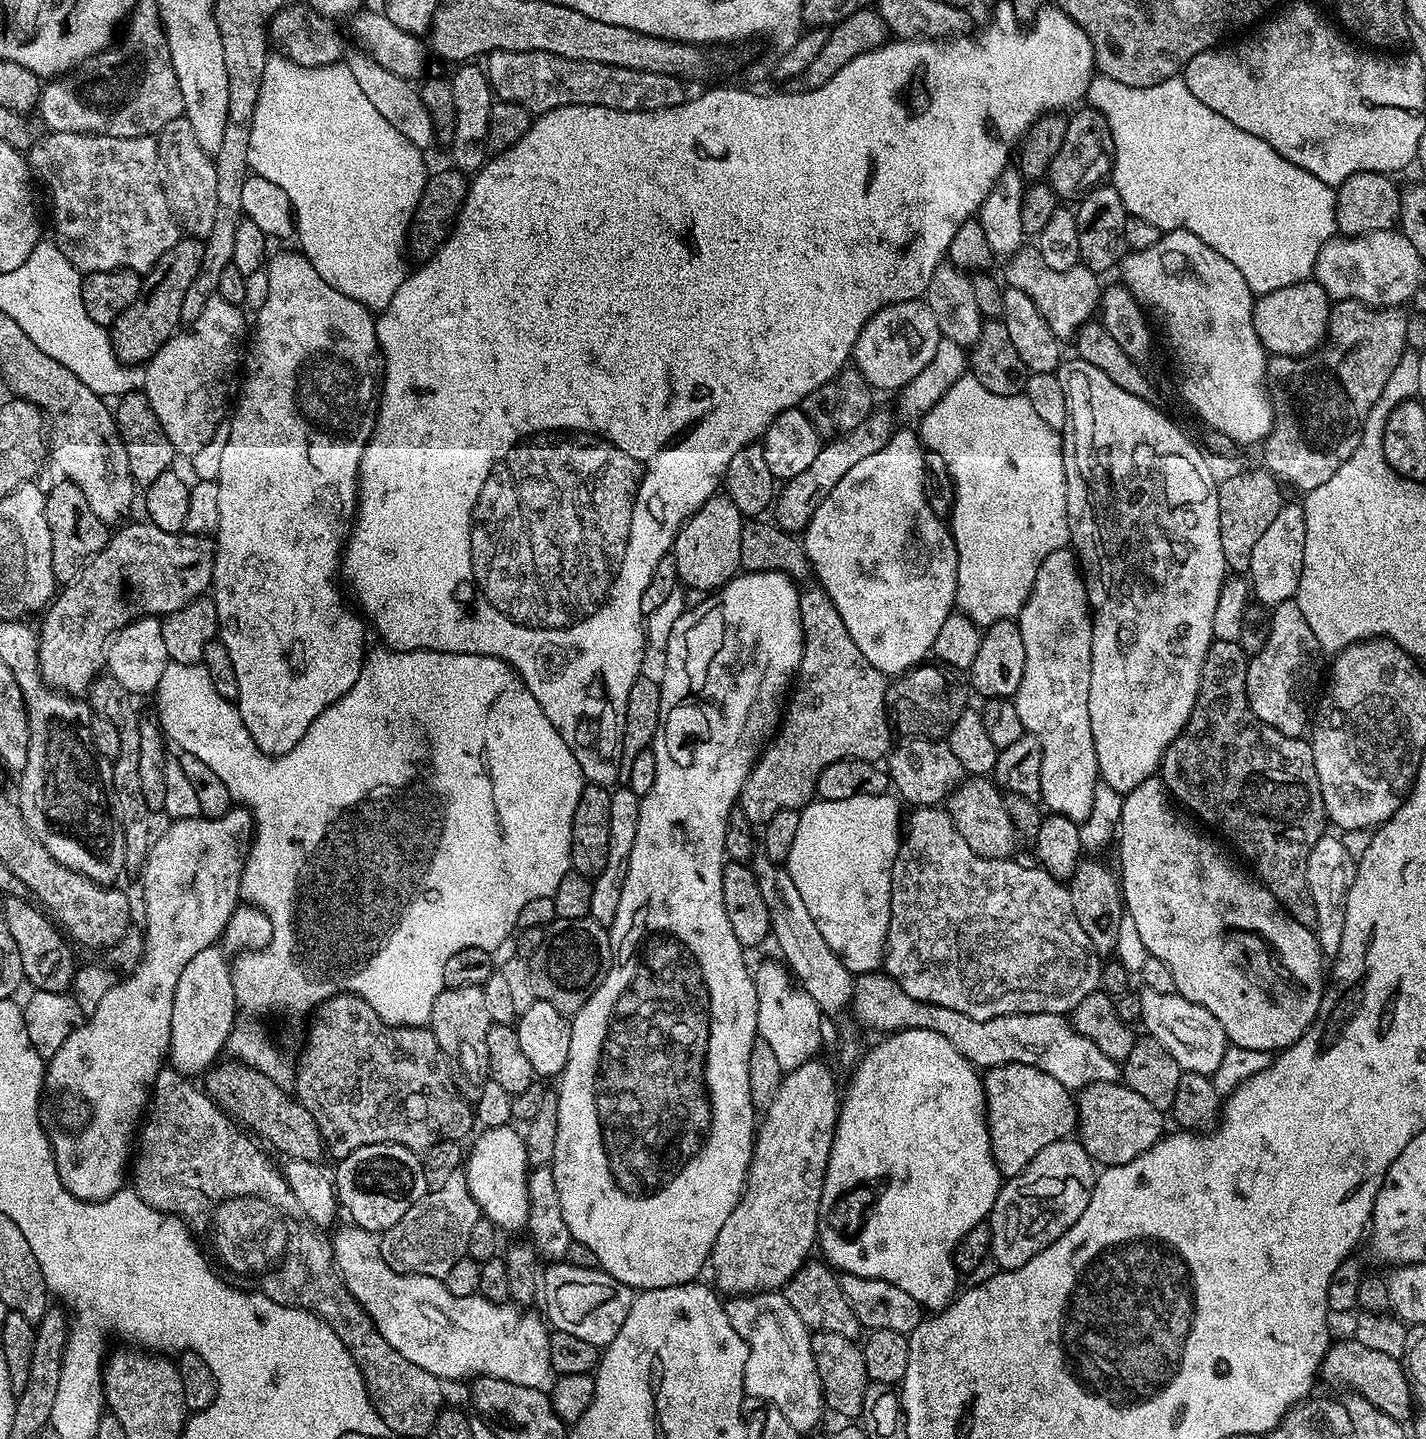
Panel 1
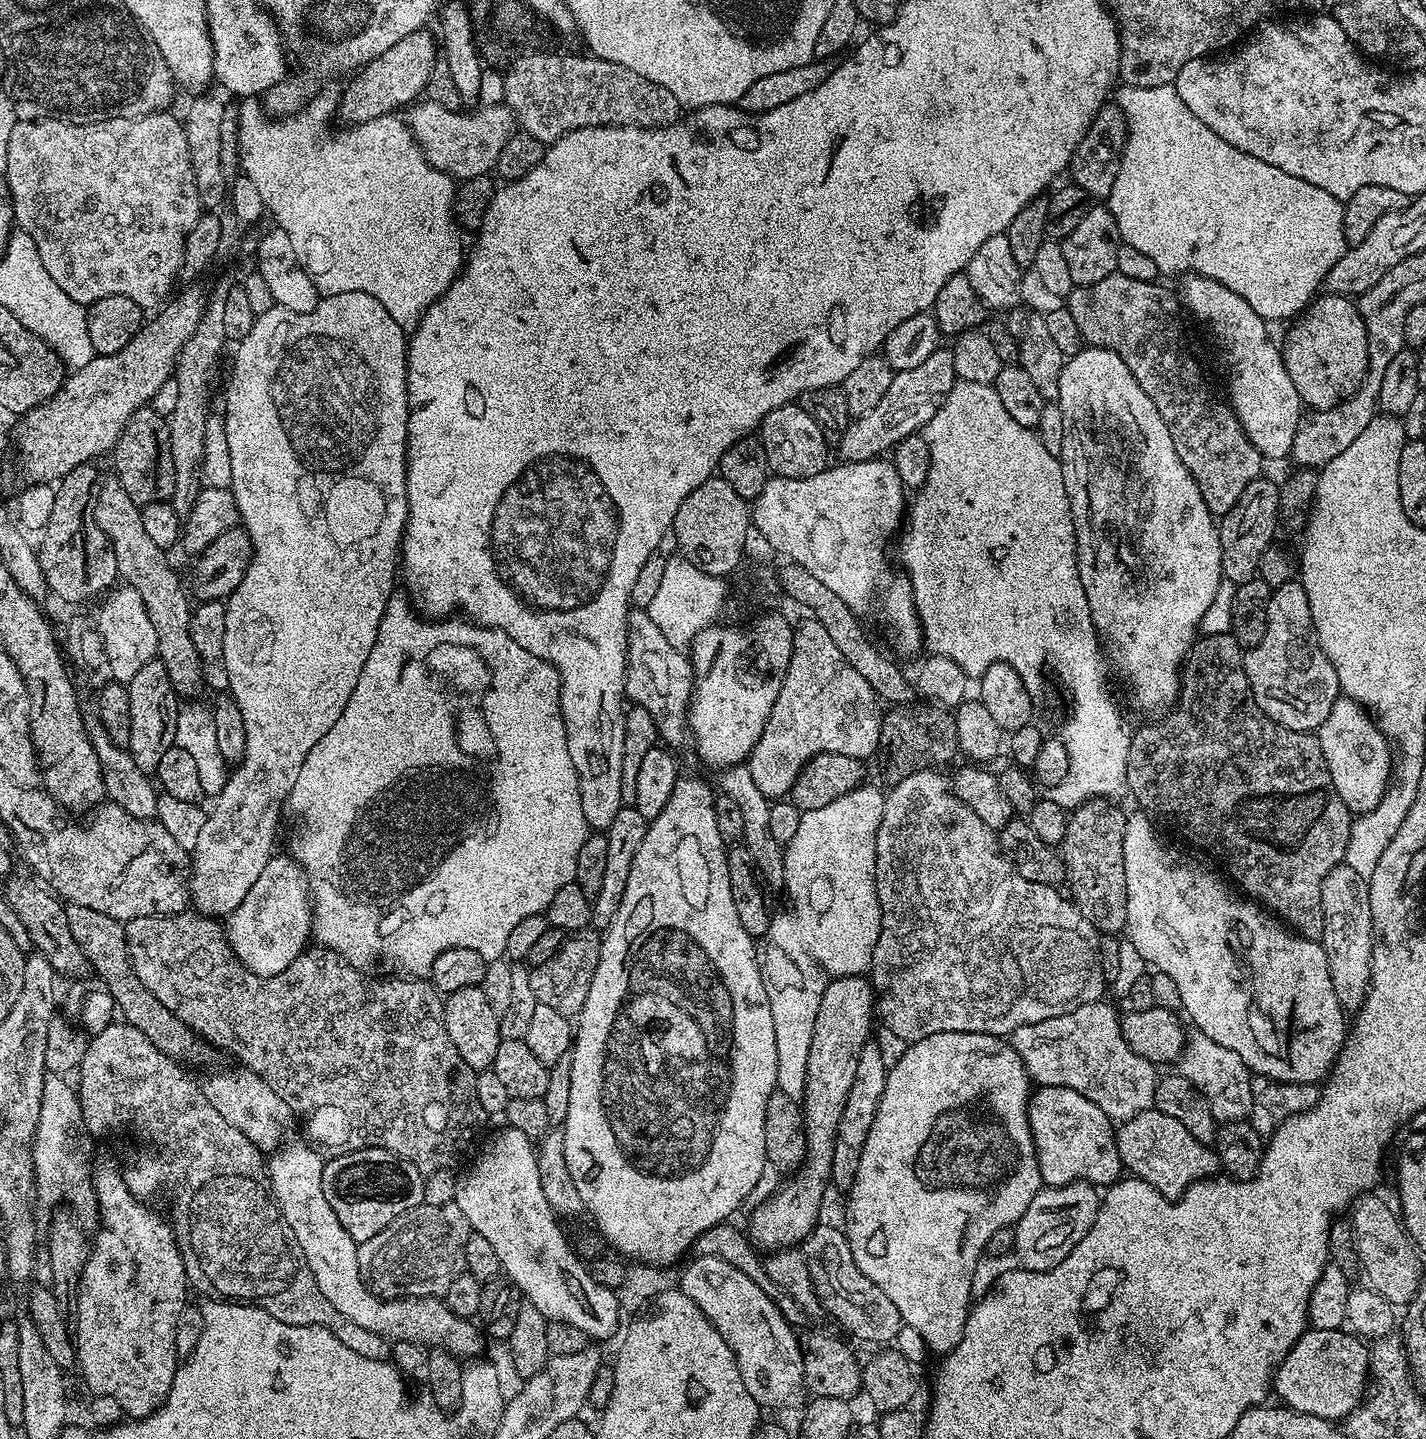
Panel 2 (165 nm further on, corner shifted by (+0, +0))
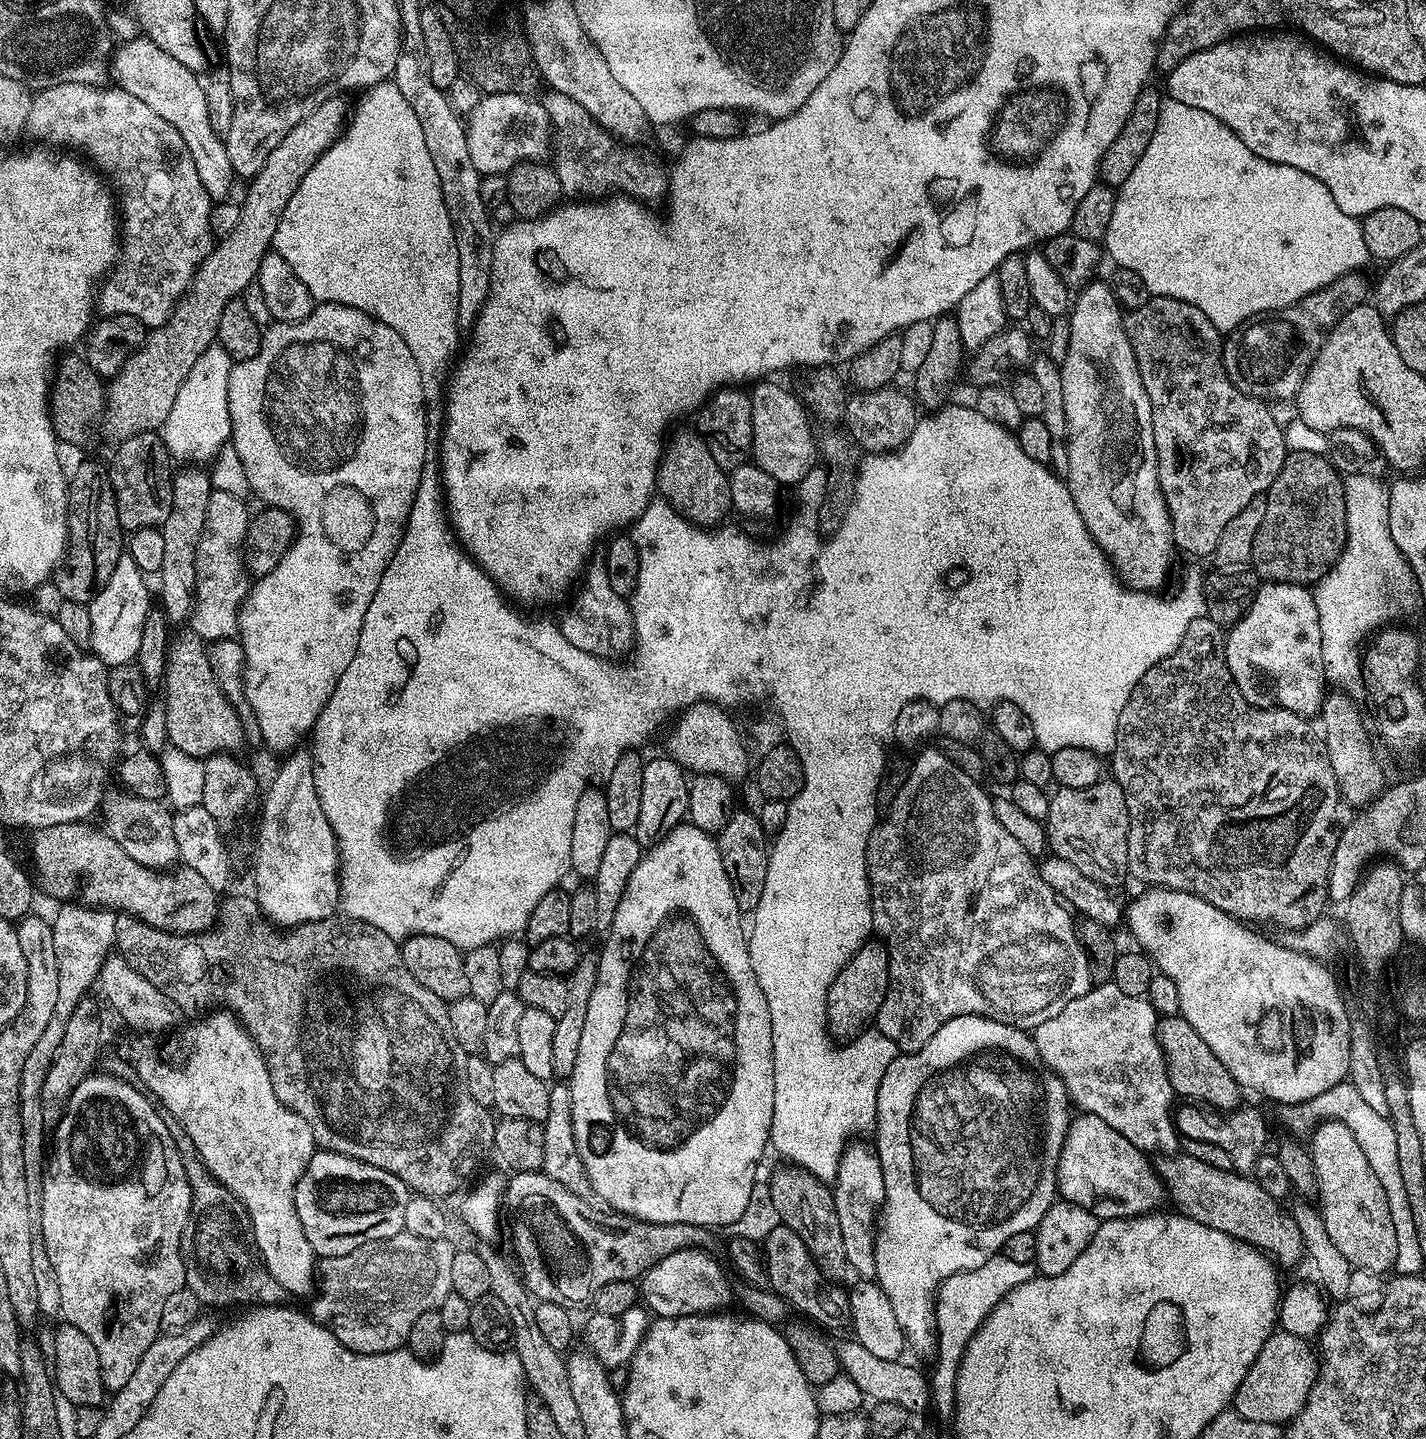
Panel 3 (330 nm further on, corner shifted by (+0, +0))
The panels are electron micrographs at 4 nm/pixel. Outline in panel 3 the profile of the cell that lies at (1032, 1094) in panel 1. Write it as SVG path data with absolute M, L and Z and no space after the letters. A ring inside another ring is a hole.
M1089 1112L1077 1115L1069 1123L1068 1133L1058 1158L1056 1167L1056 1183L1058 1192L1067 1203L1077 1204L1083 1208L1095 1210L1097 1221L1113 1220L1119 1216L1143 1216L1146 1212L1159 1209L1160 1199L1165 1199L1164 1184L1156 1175L1153 1161L1130 1138L1122 1138L1114 1126L1106 1126L1102 1118Z

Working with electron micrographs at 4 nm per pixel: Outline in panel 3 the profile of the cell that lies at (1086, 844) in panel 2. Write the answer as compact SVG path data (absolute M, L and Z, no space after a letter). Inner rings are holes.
M1102 778L1094 786L1082 786L1082 790L1057 787L1050 796L1050 814L1046 821L1046 844L1055 855L1074 862L1086 878L1094 878L1109 890L1117 890L1129 879L1128 874L1128 835L1130 834L1130 814L1126 806L1126 794L1111 778Z

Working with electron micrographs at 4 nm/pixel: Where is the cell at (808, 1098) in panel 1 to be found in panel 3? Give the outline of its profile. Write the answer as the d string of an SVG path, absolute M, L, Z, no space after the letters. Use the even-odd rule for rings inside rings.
M866 942L842 966L828 991L828 1031L833 1037L856 1038L875 1021L888 989L888 951L879 942Z

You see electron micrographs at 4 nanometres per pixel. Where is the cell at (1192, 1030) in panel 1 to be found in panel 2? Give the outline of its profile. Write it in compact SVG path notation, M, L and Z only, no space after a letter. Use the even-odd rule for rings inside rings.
M1193 1031L1185 1039L1178 1067L1179 1075L1186 1077L1208 1099L1217 1122L1232 1124L1235 1120L1247 1121L1251 1117L1253 1073L1234 1050L1214 1042L1214 1038L1206 1038L1206 1034Z

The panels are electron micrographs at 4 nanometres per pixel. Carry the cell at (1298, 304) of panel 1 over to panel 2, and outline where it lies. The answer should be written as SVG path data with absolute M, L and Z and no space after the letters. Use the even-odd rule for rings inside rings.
M1320 294L1299 313L1296 322L1297 324L1289 330L1284 344L1282 340L1282 355L1286 374L1290 374L1294 390L1298 390L1301 405L1312 410L1332 408L1341 400L1347 400L1349 396L1354 395L1360 389L1364 375L1368 373L1368 335L1359 307L1349 297Z

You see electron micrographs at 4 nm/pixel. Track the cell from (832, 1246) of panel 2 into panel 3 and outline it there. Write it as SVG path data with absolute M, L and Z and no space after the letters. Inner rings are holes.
M779 1222L768 1232L764 1244L762 1240L762 1255L768 1269L768 1284L773 1292L778 1293L781 1298L787 1300L793 1309L805 1312L811 1321L817 1325L836 1324L840 1319L848 1316L848 1293L836 1282L822 1281L820 1267L816 1265L816 1259L810 1254L806 1242L790 1226ZM817 1320L817 1321L816 1321Z

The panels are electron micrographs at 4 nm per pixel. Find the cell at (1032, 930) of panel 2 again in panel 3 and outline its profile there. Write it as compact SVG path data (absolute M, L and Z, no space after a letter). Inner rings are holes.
M925 747L923 749L925 752L913 762L912 768L910 767L910 771L908 772L906 782L902 786L902 790L898 790L898 794L894 798L894 802L887 805L886 812L888 812L888 817L886 817L885 820L883 817L883 819L877 823L876 827L872 830L872 836L868 839L870 919L879 943L883 944L884 949L888 951L888 989L882 998L882 1006L876 1015L874 1028L875 1031L886 1034L886 1038L890 1038L890 1042L894 1042L897 1049L904 1054L916 1052L922 1046L926 1046L926 1042L930 1042L930 1038L934 1038L934 1034L938 1034L938 1030L943 1026L943 1024L950 1022L950 1018L958 1018L959 1016L984 1016L987 1020L997 1020L998 1022L1009 1024L1015 1028L1035 1030L1035 1028L1042 1022L1047 1022L1049 1018L1054 1018L1054 1014L1062 1014L1062 1010L1066 1010L1066 1006L1070 1006L1070 1002L1074 1002L1074 998L1082 998L1082 994L1086 994L1094 986L1092 979L1090 978L1090 966L1088 965L1088 959L1084 953L1084 947L1080 944L1078 928L1074 923L1074 920L1072 924L1073 913L1065 907L1060 897L1056 895L1055 890L1053 890L1050 886L1046 886L1046 882L1042 882L1037 861L1033 858L1033 856L1031 856L1031 854L1029 854L1026 850L1022 850L1022 845L1018 843L1004 827L1002 827L1002 822L998 822L998 818L994 818L994 806L992 805L993 797L991 795L987 796L987 794L984 793L984 788L982 786L983 783L981 783L979 779L964 773L958 765L954 762L950 762L949 758L944 757L938 747L928 747Z

